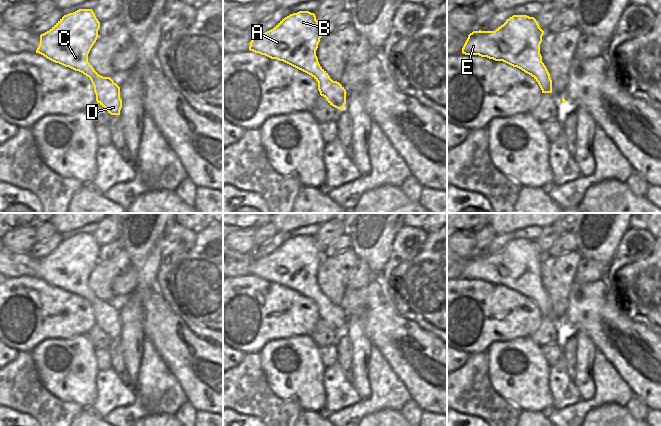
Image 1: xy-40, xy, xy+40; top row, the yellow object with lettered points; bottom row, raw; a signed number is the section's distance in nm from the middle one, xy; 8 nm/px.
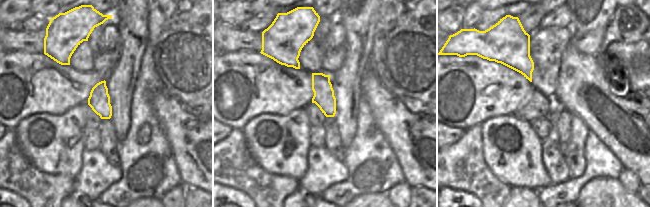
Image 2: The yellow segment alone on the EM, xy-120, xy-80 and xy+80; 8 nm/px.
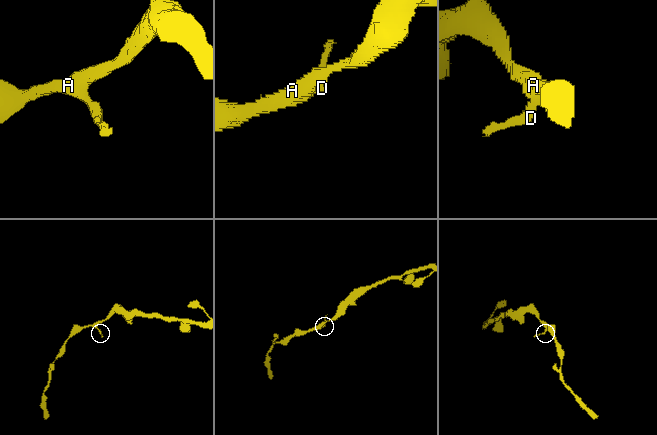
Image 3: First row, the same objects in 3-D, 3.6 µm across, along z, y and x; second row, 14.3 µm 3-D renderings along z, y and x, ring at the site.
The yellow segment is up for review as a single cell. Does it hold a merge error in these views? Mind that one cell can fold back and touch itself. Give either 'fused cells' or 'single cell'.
single cell

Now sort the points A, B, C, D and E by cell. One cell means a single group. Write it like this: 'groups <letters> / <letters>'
groups A B C D E

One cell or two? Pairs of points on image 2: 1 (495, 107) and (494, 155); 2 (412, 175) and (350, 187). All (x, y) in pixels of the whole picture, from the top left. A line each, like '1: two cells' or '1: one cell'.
1: two cells
2: two cells

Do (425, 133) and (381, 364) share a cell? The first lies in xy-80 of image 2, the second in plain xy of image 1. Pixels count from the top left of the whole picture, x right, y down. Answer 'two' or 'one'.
two

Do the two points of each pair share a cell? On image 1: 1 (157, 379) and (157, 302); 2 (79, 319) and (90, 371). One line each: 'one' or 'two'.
1: two
2: two

